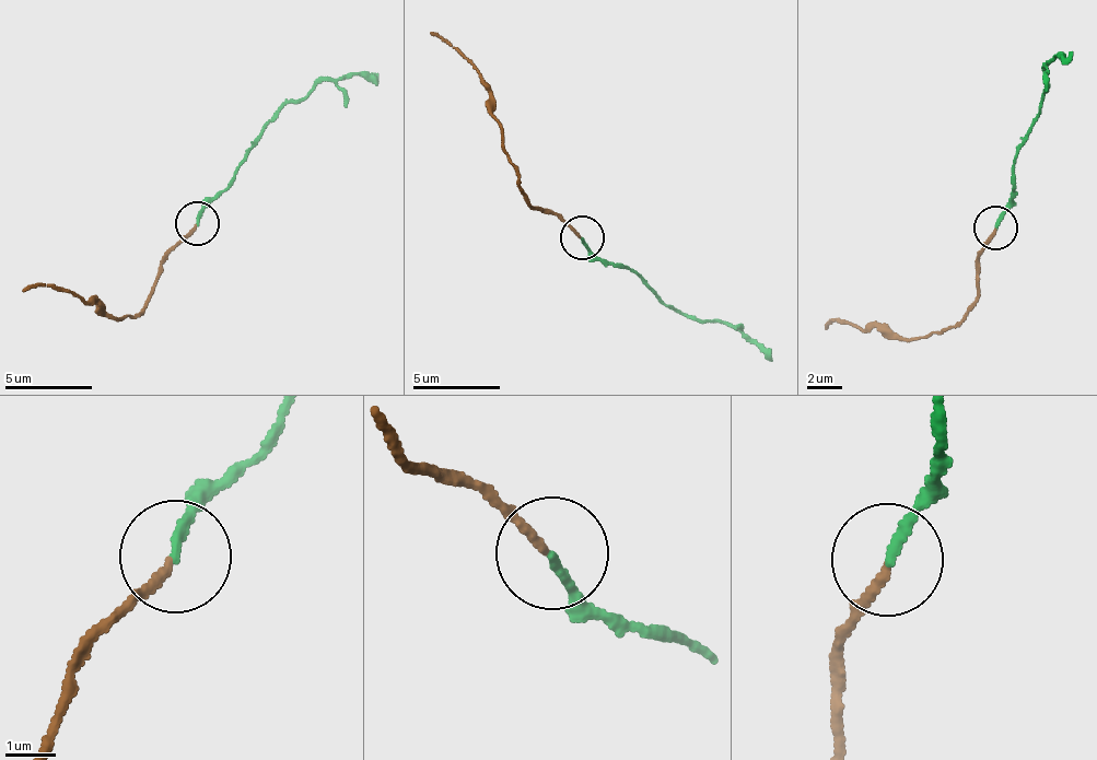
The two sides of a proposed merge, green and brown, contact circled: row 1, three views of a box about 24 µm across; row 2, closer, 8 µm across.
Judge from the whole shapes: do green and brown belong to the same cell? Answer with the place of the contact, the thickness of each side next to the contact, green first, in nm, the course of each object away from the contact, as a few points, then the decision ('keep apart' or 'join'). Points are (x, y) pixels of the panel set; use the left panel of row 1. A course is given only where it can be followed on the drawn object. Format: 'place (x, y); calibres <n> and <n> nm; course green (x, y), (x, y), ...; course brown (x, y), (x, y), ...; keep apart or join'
place (197, 223); calibres 190 and 160 nm; course green (197, 225), (197, 212), (222, 191), (245, 149), (287, 104), (326, 82), (356, 74), (376, 84); course brown (197, 225), (171, 249), (137, 315), (115, 315), (69, 289), (24, 290); join

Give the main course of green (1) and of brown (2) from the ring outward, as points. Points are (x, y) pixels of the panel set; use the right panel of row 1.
1: (996, 229), (1013, 191), (1017, 145), (1045, 94), (1041, 68), (1058, 56), (1071, 63)
2: (996, 229), (979, 257), (975, 303), (946, 330), (901, 337), (859, 327), (849, 319), (826, 328)

